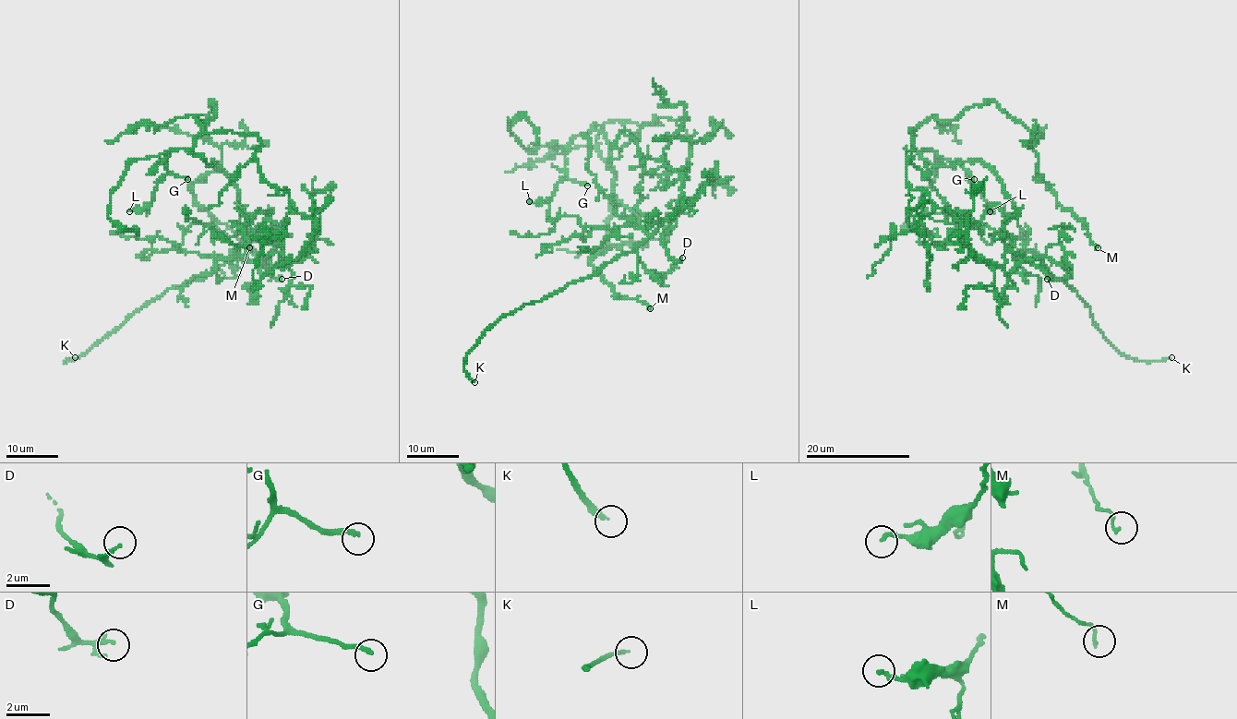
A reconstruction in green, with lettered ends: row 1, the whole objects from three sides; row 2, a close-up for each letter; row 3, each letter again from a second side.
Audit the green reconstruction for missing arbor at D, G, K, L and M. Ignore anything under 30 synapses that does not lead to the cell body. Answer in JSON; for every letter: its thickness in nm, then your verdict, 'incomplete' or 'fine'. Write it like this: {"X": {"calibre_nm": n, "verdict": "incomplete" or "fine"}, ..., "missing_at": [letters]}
{"D": {"calibre_nm": 100, "verdict": "fine"}, "G": {"calibre_nm": 200, "verdict": "incomplete"}, "K": {"calibre_nm": 180, "verdict": "incomplete"}, "L": {"calibre_nm": 190, "verdict": "fine"}, "M": {"calibre_nm": 140, "verdict": "fine"}, "missing_at": ["G", "K"]}

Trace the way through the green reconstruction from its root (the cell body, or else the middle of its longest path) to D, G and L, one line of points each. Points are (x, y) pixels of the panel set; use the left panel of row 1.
D: (213, 161), (234, 184), (246, 215), (249, 235), (245, 256), (268, 275), (275, 250), (262, 263), (282, 279)
G: (213, 161), (210, 166), (201, 157), (195, 157), (184, 149), (172, 149), (165, 158), (166, 168), (187, 179)
L: (213, 161), (210, 166), (201, 157), (172, 149), (165, 158), (166, 173), (156, 183), (155, 197), (129, 211)

